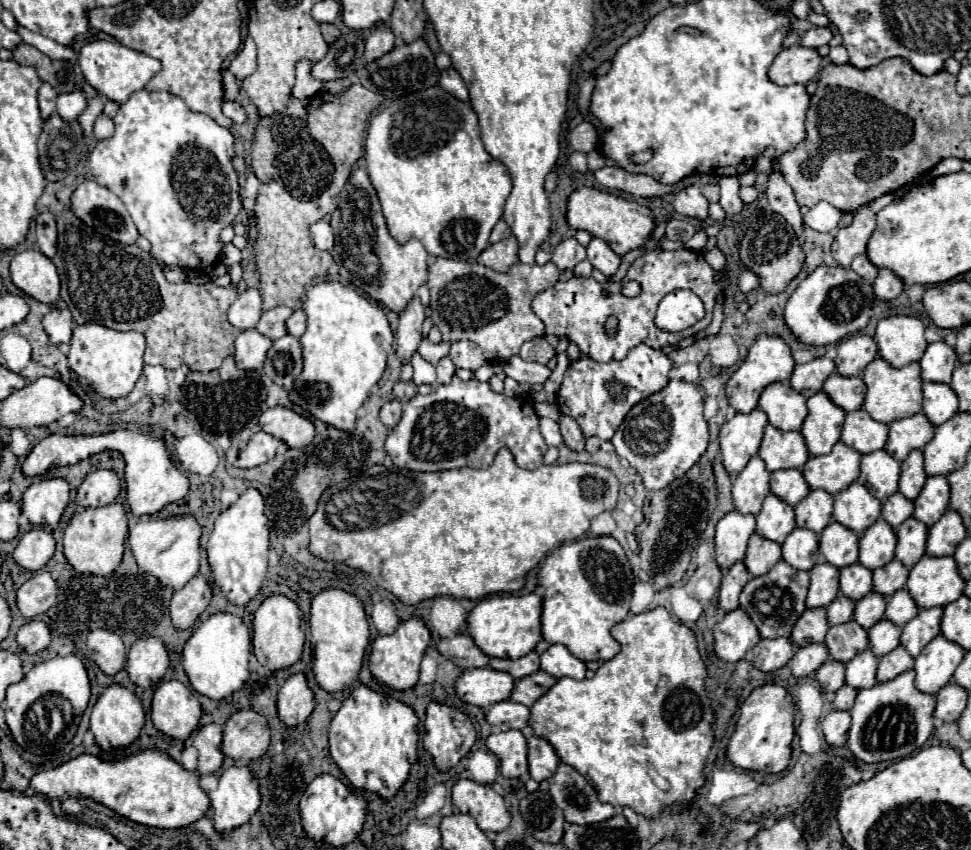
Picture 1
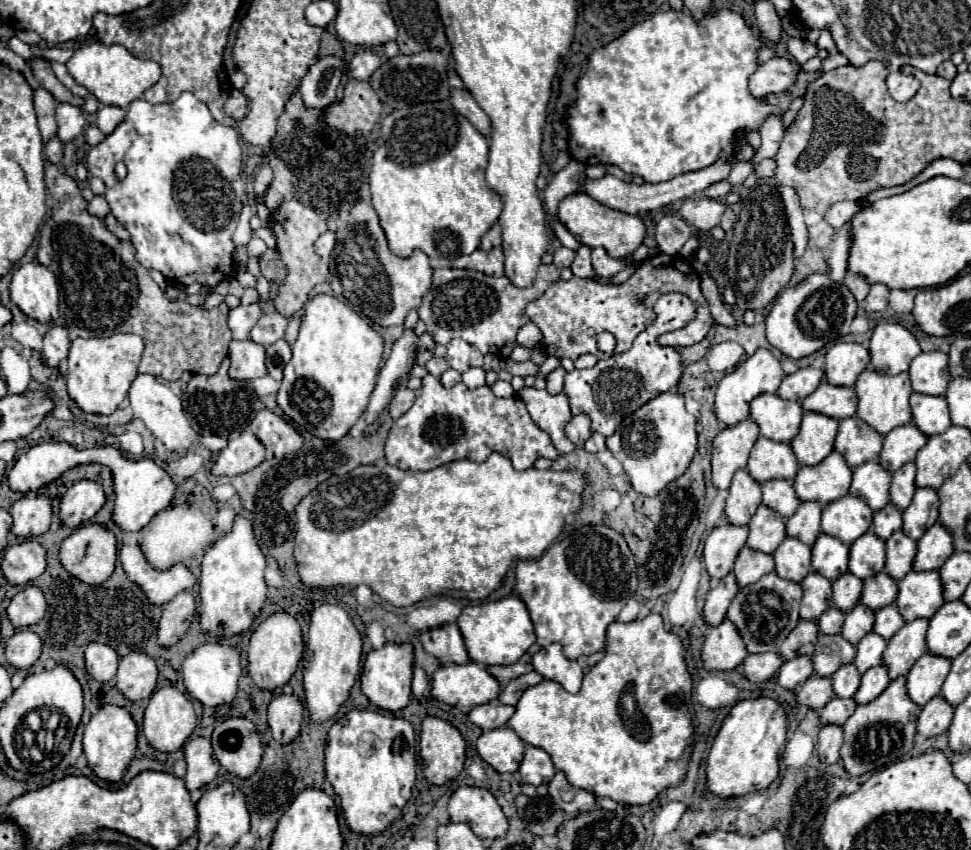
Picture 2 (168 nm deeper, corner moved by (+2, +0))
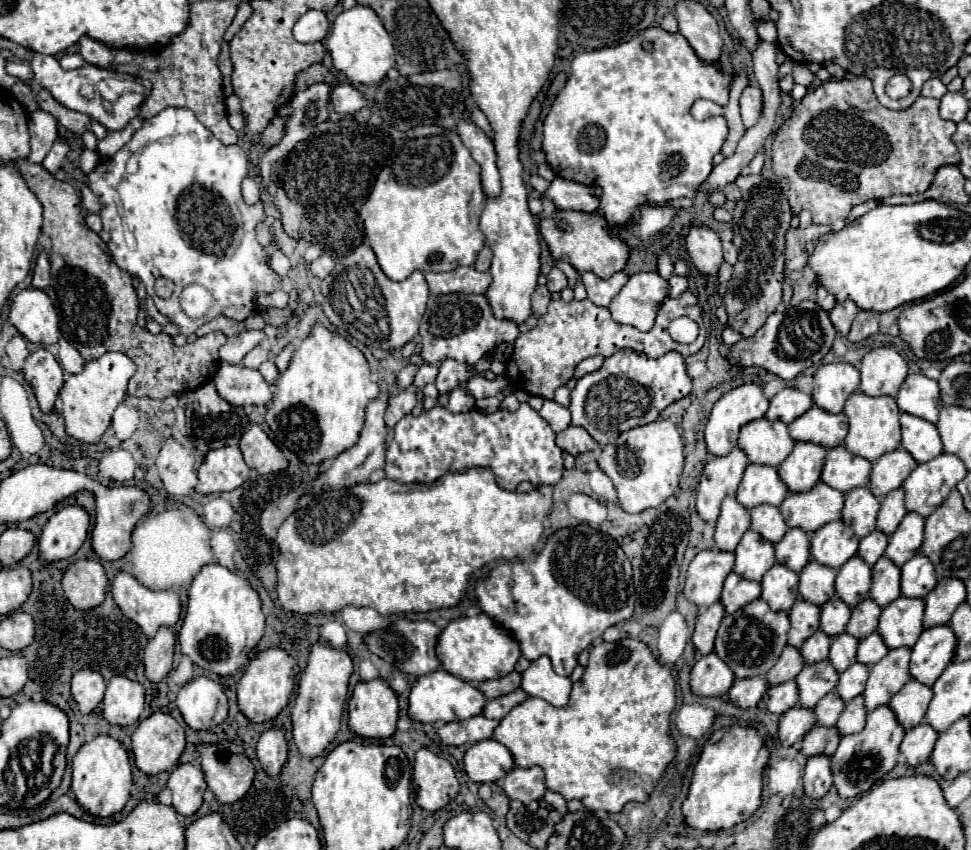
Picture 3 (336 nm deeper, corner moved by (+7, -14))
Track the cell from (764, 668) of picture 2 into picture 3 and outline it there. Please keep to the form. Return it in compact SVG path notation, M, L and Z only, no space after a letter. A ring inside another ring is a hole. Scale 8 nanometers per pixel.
M751 676L745 680L735 680L729 690L729 702L733 702L739 708L751 708L757 706L757 702L767 692L767 680L763 676Z

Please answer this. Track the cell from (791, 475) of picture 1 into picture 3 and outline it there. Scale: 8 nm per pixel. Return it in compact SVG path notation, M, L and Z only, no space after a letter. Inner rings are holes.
M759 504L751 510L751 530L759 532L769 542L779 542L789 526L785 524L781 510L771 504Z

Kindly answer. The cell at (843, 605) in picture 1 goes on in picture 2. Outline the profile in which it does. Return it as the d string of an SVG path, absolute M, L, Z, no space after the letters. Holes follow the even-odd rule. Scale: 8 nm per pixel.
M828 608L820 618L818 618L818 630L822 634L840 634L842 630L842 622L844 622L844 614L840 610L834 610L834 608Z

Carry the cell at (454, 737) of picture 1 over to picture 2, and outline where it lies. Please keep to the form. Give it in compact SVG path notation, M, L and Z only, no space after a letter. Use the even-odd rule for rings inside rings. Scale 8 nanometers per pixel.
M428 716L420 732L422 772L430 784L442 786L464 770L466 742L448 722Z

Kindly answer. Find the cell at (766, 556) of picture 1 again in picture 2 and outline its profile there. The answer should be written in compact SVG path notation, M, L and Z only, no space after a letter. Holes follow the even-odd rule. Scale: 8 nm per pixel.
M744 546L734 564L734 576L740 588L758 582L764 574L774 570L774 558L770 554L762 554L758 550L750 550Z

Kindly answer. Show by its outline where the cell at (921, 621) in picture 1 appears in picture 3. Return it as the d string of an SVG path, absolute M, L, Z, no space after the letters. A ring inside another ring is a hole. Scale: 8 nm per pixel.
M895 648L889 654L873 664L867 686L865 686L865 706L875 710L881 704L889 704L891 696L897 694L909 680L909 652L911 648Z

